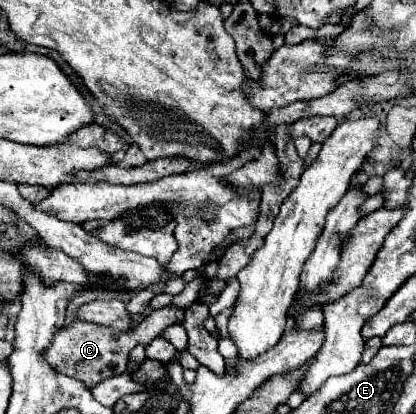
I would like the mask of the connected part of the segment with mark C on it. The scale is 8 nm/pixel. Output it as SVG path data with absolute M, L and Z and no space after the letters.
M171 305L153 311L151 315L147 315L141 321L141 325L137 325L135 329L127 329L127 331L117 331L117 329L111 329L105 325L93 325L93 323L85 323L85 321L73 321L71 325L67 325L55 333L53 343L47 347L47 351L43 351L43 359L57 373L79 379L85 383L85 387L93 389L99 381L113 377L113 375L121 375L127 369L129 351L135 345L151 343L155 337L161 335L161 331L165 327L169 327L171 323L181 323L181 321L183 321L183 311L177 311Z

